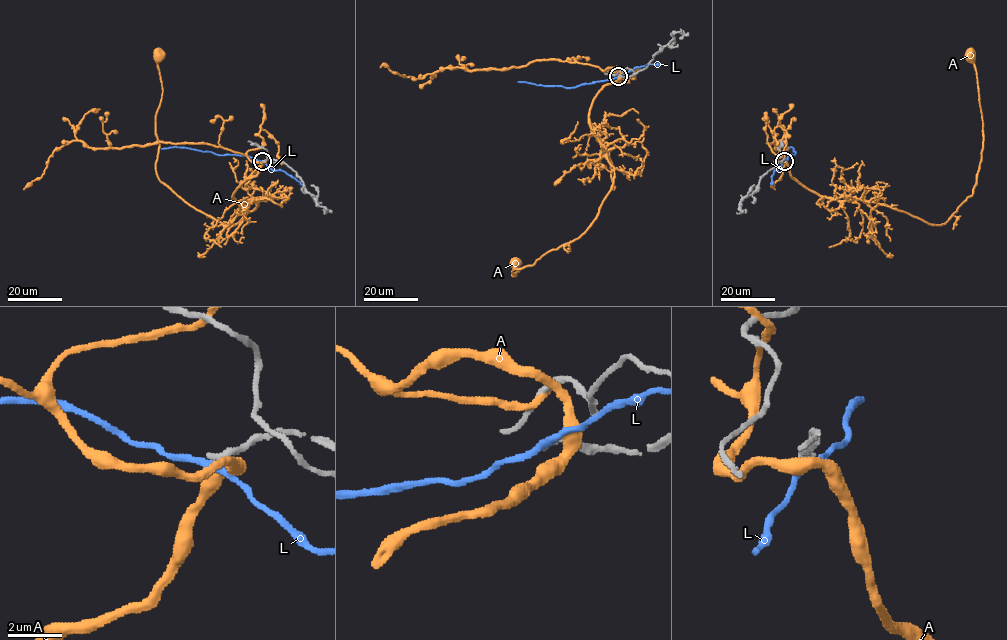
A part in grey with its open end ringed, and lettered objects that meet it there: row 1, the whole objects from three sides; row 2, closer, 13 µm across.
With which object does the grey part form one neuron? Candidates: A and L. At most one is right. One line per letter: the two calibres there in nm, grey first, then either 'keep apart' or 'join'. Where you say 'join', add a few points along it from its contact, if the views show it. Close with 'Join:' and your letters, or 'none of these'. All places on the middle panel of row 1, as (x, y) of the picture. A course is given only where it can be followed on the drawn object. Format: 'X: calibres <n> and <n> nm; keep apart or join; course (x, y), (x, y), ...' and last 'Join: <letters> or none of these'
A: calibres 340 and 460 nm; keep apart
L: calibres 280 and 260 nm; keep apart
Join: none of these

